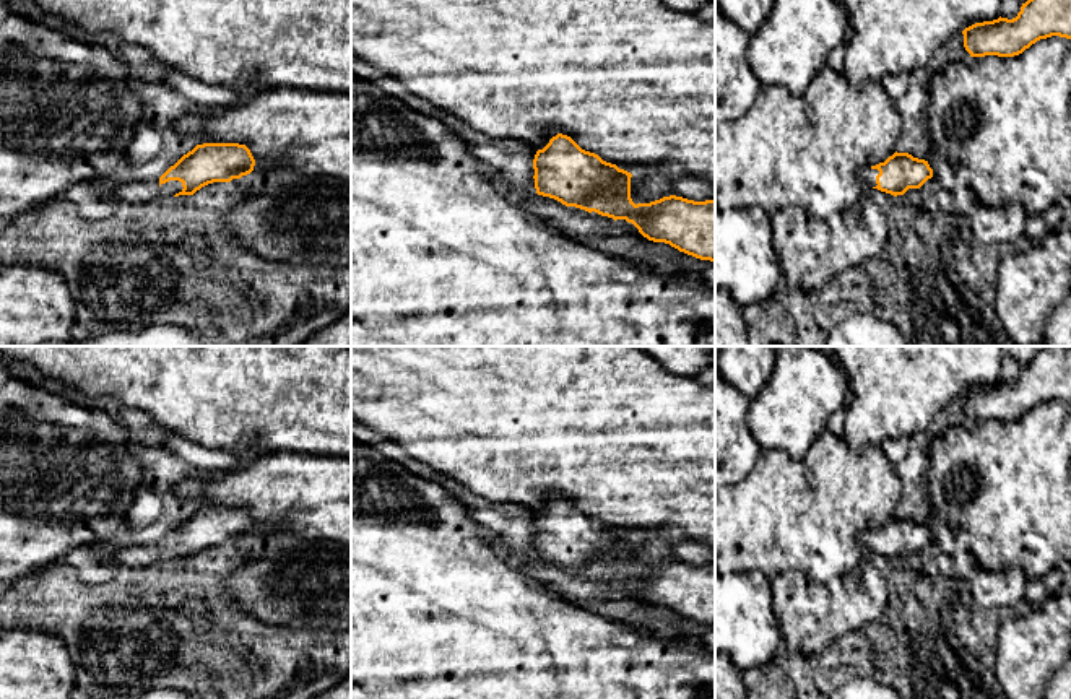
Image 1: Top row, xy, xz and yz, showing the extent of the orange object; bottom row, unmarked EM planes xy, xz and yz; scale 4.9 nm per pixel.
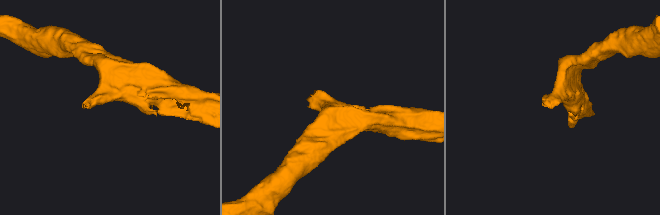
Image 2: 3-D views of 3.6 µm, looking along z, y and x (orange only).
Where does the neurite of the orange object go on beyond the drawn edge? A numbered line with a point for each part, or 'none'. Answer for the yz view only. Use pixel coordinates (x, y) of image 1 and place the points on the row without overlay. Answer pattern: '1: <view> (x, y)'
1: yz (868, 538)

